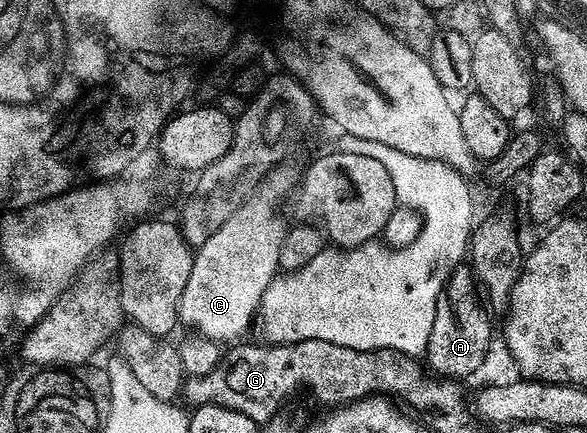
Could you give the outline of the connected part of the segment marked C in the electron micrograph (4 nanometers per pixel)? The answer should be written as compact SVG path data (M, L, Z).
M270 209L264 210L255 221L235 219L224 223L224 227L220 227L220 231L216 231L216 235L208 239L208 243L197 246L188 287L184 287L184 295L180 299L179 318L183 322L191 321L202 332L199 334L205 340L219 343L238 340L241 342L241 337L249 331L250 324L255 324L264 291L268 291L274 278L279 276L282 247L286 243L287 234L287 227L282 226L281 219Z

